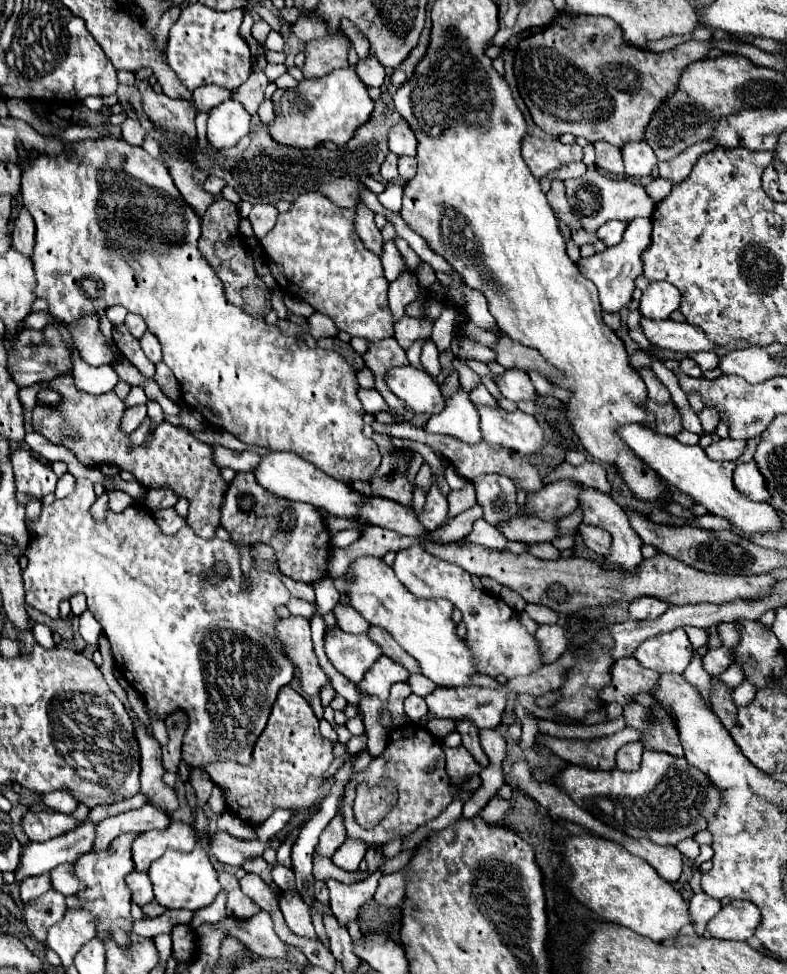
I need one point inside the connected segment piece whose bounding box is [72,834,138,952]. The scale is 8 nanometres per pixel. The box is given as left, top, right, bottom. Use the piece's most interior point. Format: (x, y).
(106, 897)

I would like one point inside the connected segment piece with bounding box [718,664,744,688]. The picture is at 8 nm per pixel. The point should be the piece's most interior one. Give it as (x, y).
(733, 677)

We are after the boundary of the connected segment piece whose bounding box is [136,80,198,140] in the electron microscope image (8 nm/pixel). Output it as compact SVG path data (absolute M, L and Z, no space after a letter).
M136 80L136 86L142 94L144 112L156 126L168 130L168 134L182 134L188 140L196 138L194 118L198 110L194 102L170 100L164 94L156 94L148 80Z

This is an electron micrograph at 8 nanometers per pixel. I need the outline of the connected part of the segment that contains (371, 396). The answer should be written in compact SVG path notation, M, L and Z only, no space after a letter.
M360 388L358 398L362 400L362 406L368 414L376 414L378 412L378 400L382 400L382 396L376 390L364 390Z

